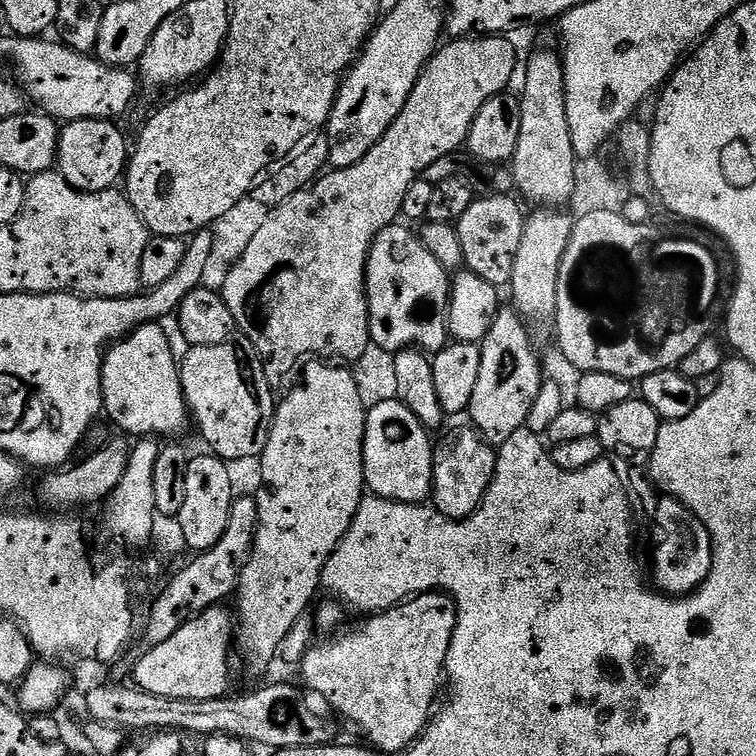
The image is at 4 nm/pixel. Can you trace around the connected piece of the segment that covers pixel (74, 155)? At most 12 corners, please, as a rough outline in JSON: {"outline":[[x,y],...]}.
{"outline":[[110,120],[60,128],[55,167],[80,192],[117,187],[130,140]]}

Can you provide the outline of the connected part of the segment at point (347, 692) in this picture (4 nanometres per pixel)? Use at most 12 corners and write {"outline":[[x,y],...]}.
{"outline":[[421,592],[313,643],[303,687],[381,754],[433,715],[456,629]]}

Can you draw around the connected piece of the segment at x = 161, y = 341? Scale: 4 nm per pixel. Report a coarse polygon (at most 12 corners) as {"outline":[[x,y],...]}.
{"outline":[[156,322],[107,349],[103,415],[132,438],[190,424]]}

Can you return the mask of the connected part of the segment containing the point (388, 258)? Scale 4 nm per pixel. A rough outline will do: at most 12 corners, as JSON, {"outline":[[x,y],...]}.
{"outline":[[403,223],[364,267],[371,343],[449,343],[450,272]]}

